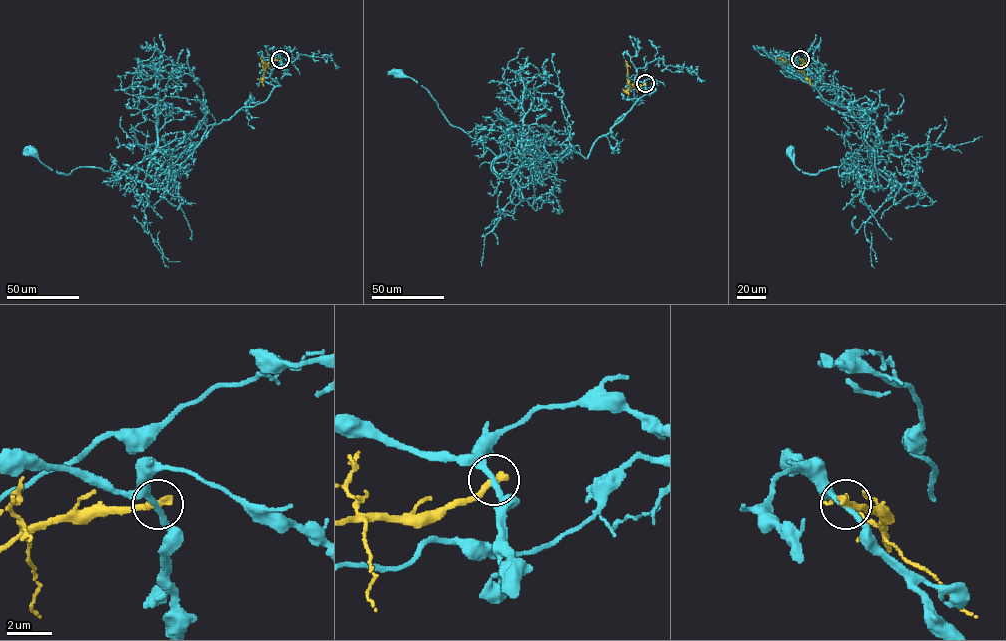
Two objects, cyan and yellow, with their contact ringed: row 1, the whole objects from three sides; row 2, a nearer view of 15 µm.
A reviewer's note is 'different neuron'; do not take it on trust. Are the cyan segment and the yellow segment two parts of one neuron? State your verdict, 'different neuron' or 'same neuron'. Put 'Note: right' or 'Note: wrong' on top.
Note: right
different neuron

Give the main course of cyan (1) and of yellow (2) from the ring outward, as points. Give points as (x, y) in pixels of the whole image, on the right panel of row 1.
1: (800, 59), (824, 99), (875, 122), (860, 126), (873, 168), (805, 174), (789, 151)
2: (800, 59), (803, 63), (799, 66), (777, 57)

